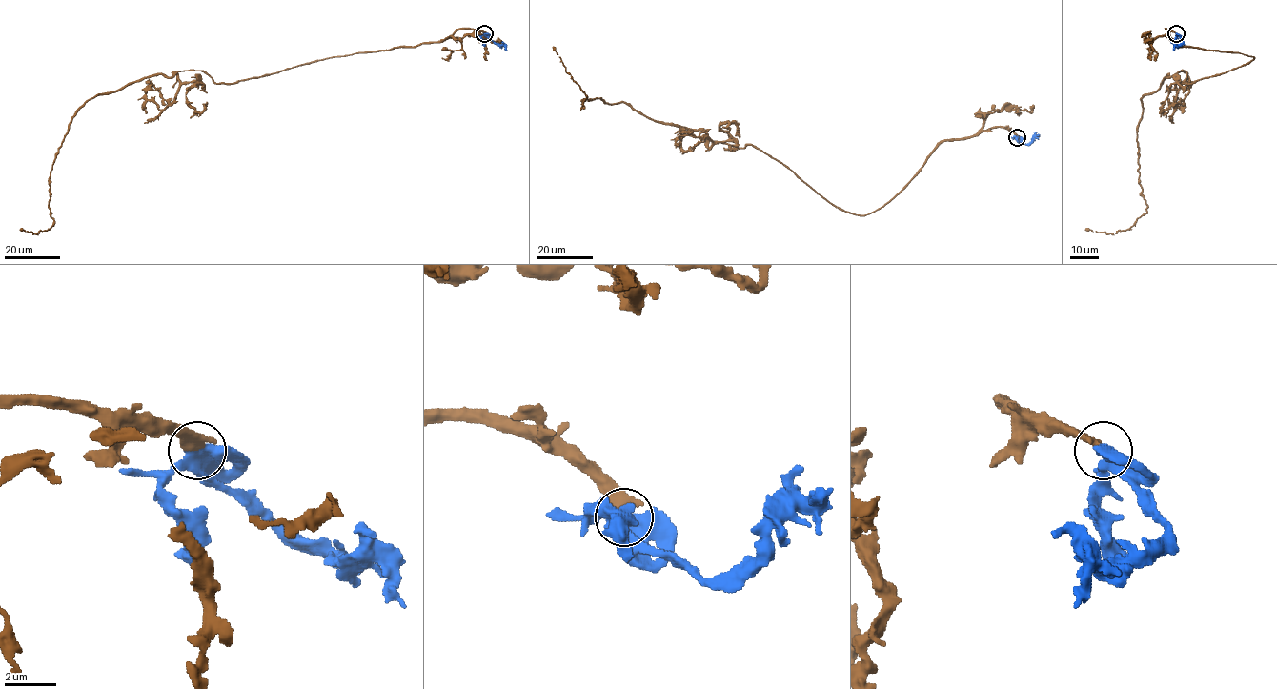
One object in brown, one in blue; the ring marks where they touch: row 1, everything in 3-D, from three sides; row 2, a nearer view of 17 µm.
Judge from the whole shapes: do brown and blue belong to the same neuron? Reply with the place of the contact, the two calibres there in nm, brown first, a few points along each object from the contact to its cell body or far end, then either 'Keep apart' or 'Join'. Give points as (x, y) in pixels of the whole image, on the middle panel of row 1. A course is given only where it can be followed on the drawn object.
Place: (1017, 137). Thickness 440 nm (brown) against 480 nm. Course of brown: (1017, 137), (942, 140), (856, 214), (748, 145), (621, 102), (581, 109), (553, 47). Course of blue: (1017, 137), (1027, 144), (1040, 134). Join

